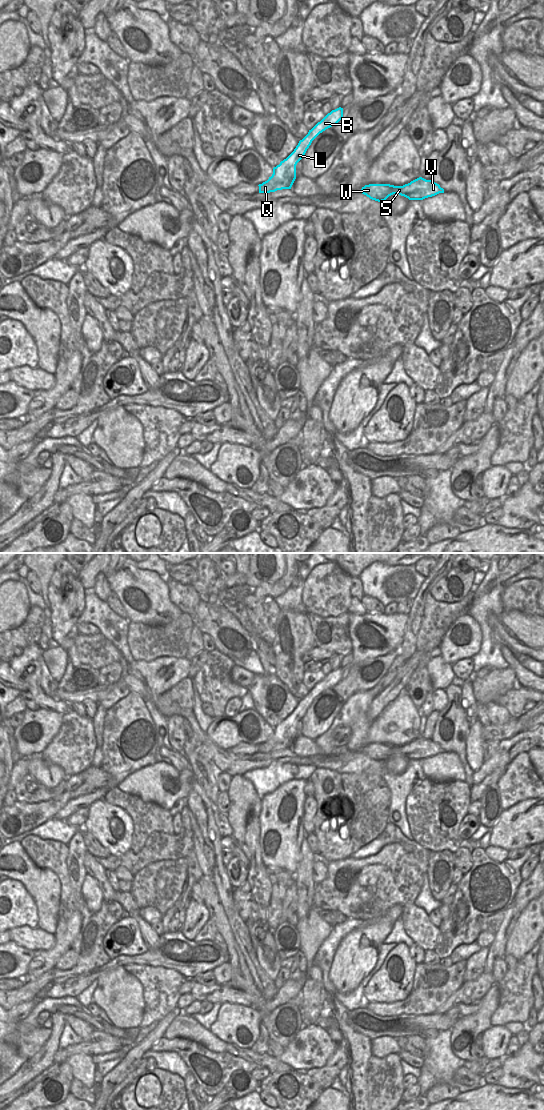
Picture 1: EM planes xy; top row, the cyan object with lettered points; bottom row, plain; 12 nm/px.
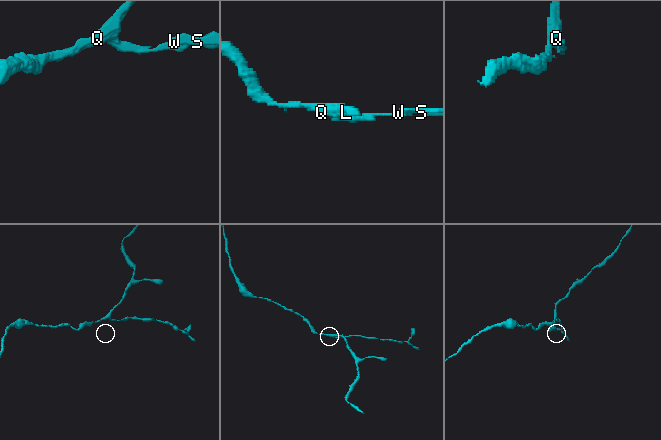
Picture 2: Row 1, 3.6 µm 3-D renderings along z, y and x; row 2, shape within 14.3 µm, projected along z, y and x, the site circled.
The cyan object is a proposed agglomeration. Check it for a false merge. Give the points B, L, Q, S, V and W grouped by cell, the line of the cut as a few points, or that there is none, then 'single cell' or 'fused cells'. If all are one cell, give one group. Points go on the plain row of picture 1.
B L Q / S V W; cut in xy along (290, 746), (286, 748); fused cells

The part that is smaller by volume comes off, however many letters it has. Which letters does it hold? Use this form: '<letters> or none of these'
S, V, W

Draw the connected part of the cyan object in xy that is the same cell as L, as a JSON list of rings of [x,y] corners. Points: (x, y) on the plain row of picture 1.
[[[343,668],[328,673],[308,694],[299,701],[294,711],[279,725],[273,728],[273,734],[266,742],[259,744],[259,753],[270,753],[292,747],[296,739],[296,725],[304,717],[312,701],[326,689],[336,685],[343,678]]]

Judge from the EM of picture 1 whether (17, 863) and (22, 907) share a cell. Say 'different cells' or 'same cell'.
different cells

